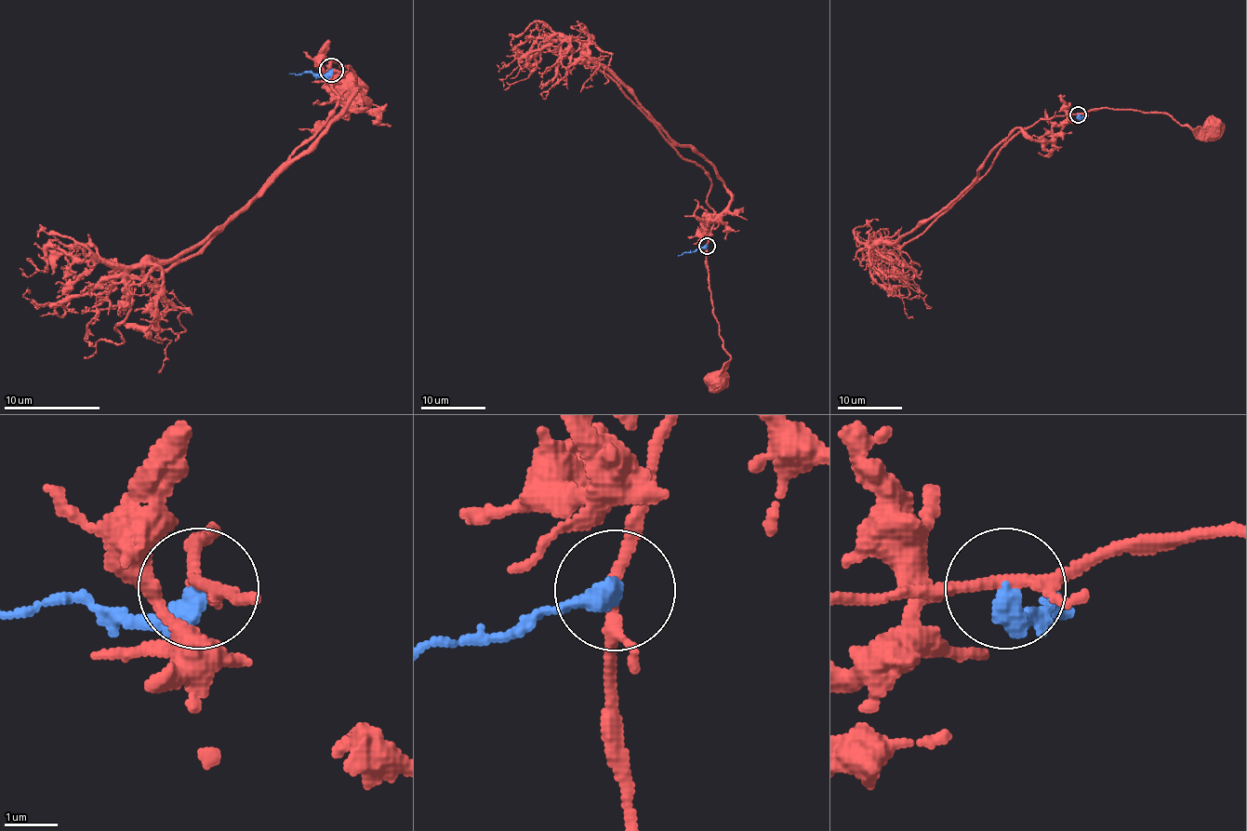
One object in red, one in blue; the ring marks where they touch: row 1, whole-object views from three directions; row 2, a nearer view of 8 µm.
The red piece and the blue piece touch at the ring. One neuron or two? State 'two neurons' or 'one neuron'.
two neurons

